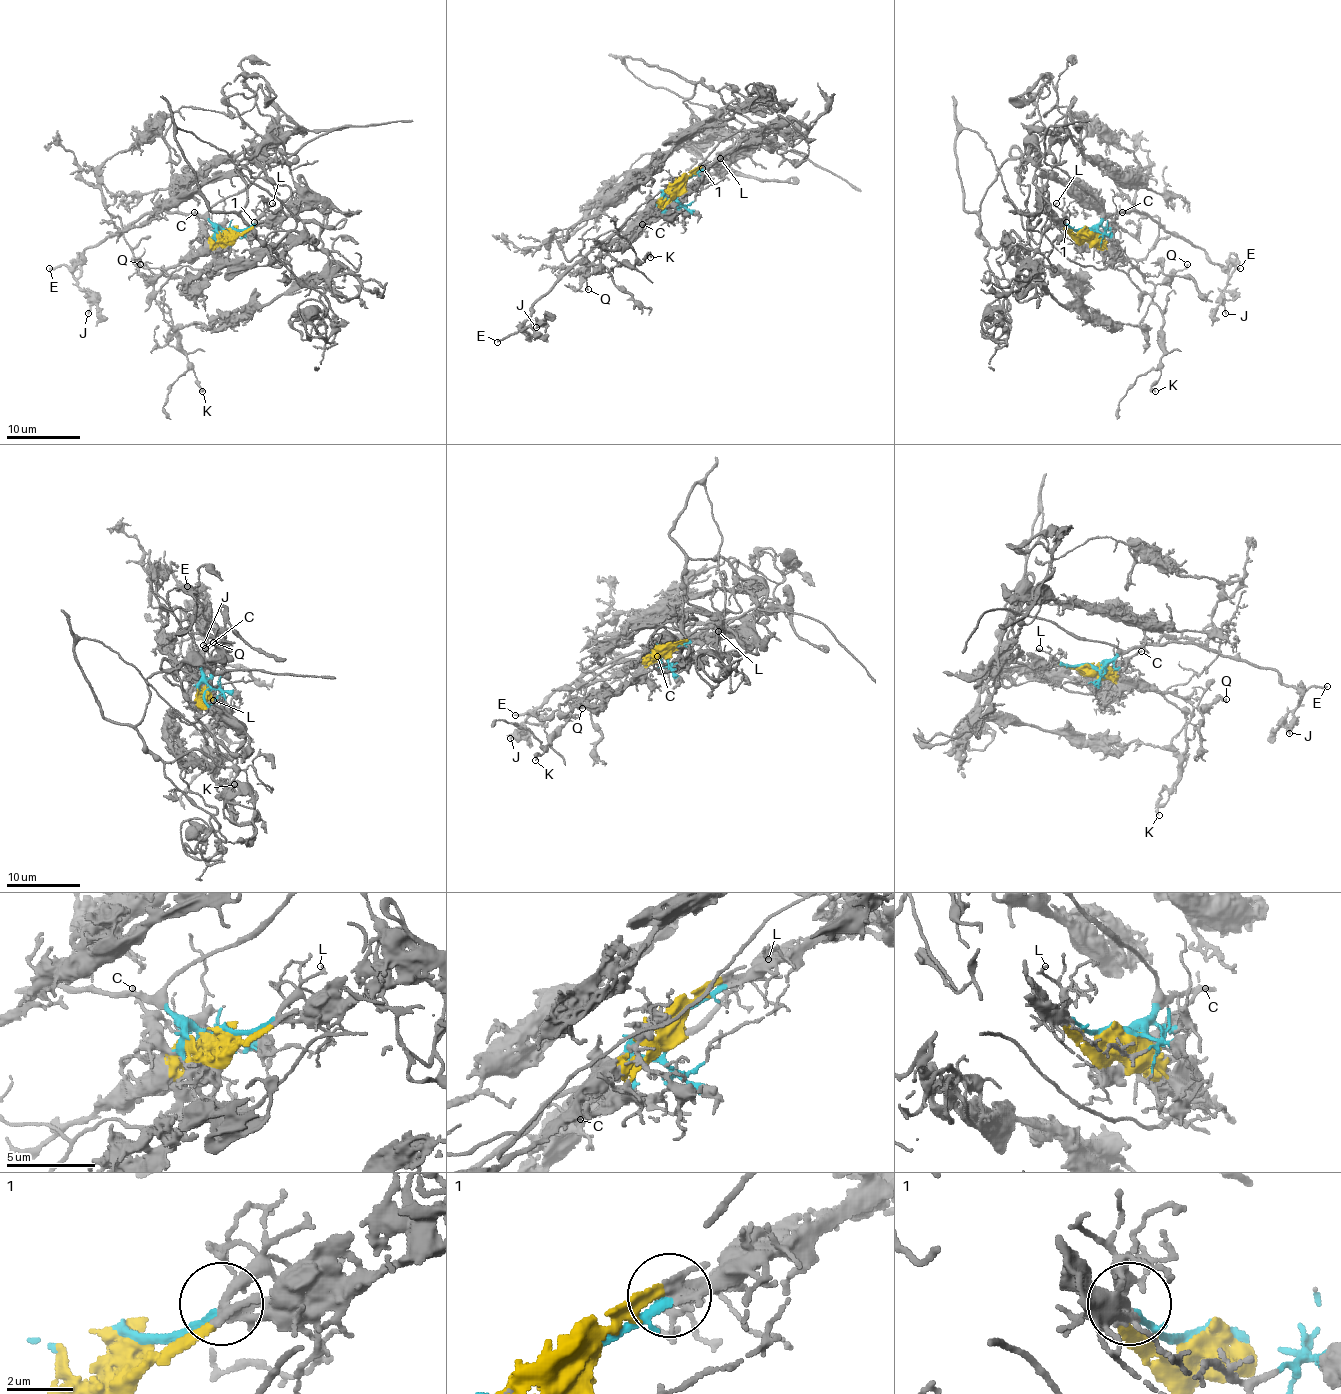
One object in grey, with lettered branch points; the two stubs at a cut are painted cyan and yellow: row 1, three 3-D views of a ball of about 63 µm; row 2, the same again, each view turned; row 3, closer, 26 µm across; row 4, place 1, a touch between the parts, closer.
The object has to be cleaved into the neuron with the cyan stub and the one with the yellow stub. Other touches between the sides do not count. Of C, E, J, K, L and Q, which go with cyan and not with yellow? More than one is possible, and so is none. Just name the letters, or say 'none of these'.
C, E, J, L

